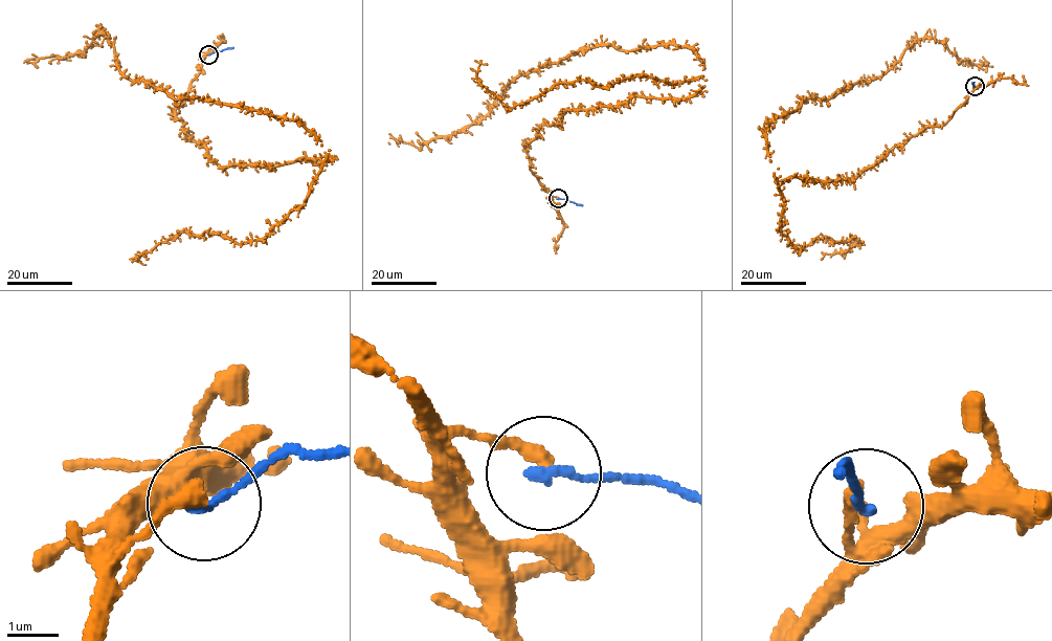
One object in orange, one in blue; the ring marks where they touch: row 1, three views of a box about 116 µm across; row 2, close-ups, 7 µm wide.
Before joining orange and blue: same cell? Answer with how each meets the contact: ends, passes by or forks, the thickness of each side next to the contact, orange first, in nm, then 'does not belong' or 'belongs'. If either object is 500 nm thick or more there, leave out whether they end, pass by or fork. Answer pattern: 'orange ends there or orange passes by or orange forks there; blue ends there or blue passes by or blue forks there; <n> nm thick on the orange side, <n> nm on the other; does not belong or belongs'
orange ends there; blue ends there; 300 nm thick on the orange side, 190 nm on the other; does not belong

